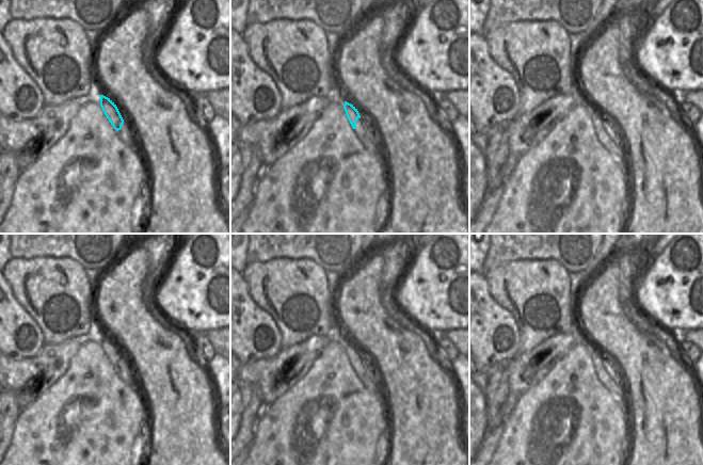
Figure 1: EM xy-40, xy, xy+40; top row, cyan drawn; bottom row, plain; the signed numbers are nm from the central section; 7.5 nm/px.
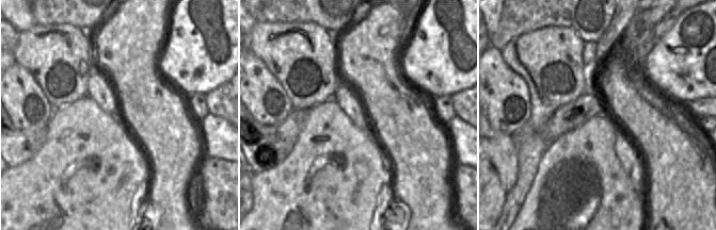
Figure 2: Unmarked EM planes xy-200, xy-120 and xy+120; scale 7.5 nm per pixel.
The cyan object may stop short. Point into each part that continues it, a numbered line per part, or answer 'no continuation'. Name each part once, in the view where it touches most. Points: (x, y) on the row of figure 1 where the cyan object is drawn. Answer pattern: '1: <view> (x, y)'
1: xy (368, 140)

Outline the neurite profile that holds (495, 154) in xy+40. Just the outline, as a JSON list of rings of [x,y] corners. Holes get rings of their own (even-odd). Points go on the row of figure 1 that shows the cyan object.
[[[494,127],[490,131],[479,132],[489,134],[483,154],[486,162],[486,187],[490,189],[501,187],[501,166],[508,158],[508,132],[506,127]]]

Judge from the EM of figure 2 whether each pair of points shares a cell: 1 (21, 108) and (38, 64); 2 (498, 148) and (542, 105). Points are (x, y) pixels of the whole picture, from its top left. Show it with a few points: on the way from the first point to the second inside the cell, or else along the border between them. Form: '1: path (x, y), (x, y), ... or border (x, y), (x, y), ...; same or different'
1: border (15, 62), (33, 77), (47, 98); different
2: border (511, 135), (516, 151); different

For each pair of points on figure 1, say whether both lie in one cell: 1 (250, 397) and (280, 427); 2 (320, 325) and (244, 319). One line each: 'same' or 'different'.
1: different
2: different

